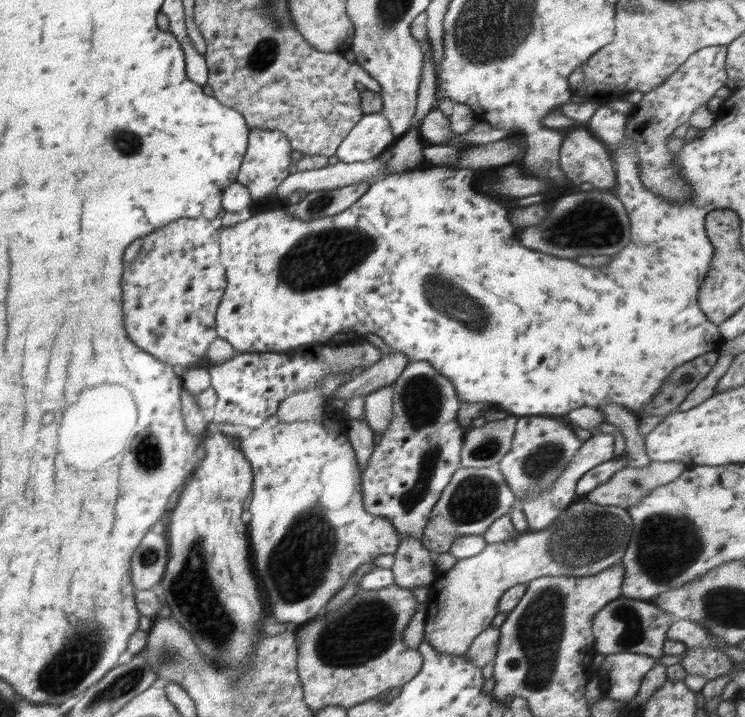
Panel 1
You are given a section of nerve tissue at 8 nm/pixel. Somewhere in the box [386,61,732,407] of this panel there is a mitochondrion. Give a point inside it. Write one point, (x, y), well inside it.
(592, 223)

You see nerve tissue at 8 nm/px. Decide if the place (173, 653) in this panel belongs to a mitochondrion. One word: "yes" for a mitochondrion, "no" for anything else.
yes

